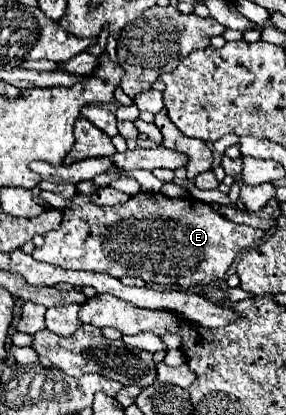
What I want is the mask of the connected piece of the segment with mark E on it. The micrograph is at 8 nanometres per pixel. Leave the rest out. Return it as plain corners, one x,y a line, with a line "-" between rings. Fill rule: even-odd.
138,192
126,204
120,206
96,206
88,196
74,196
74,206
64,210
64,222
60,230
48,232
42,248
34,248
32,256
40,262
64,270
86,270
86,272
106,272
114,278
140,276
148,284
172,284
182,290
200,290
208,282
222,278
228,266
234,262
236,254
250,248
264,238
264,230
256,230
246,224
234,224
216,212
210,204
186,198
168,198
164,194

